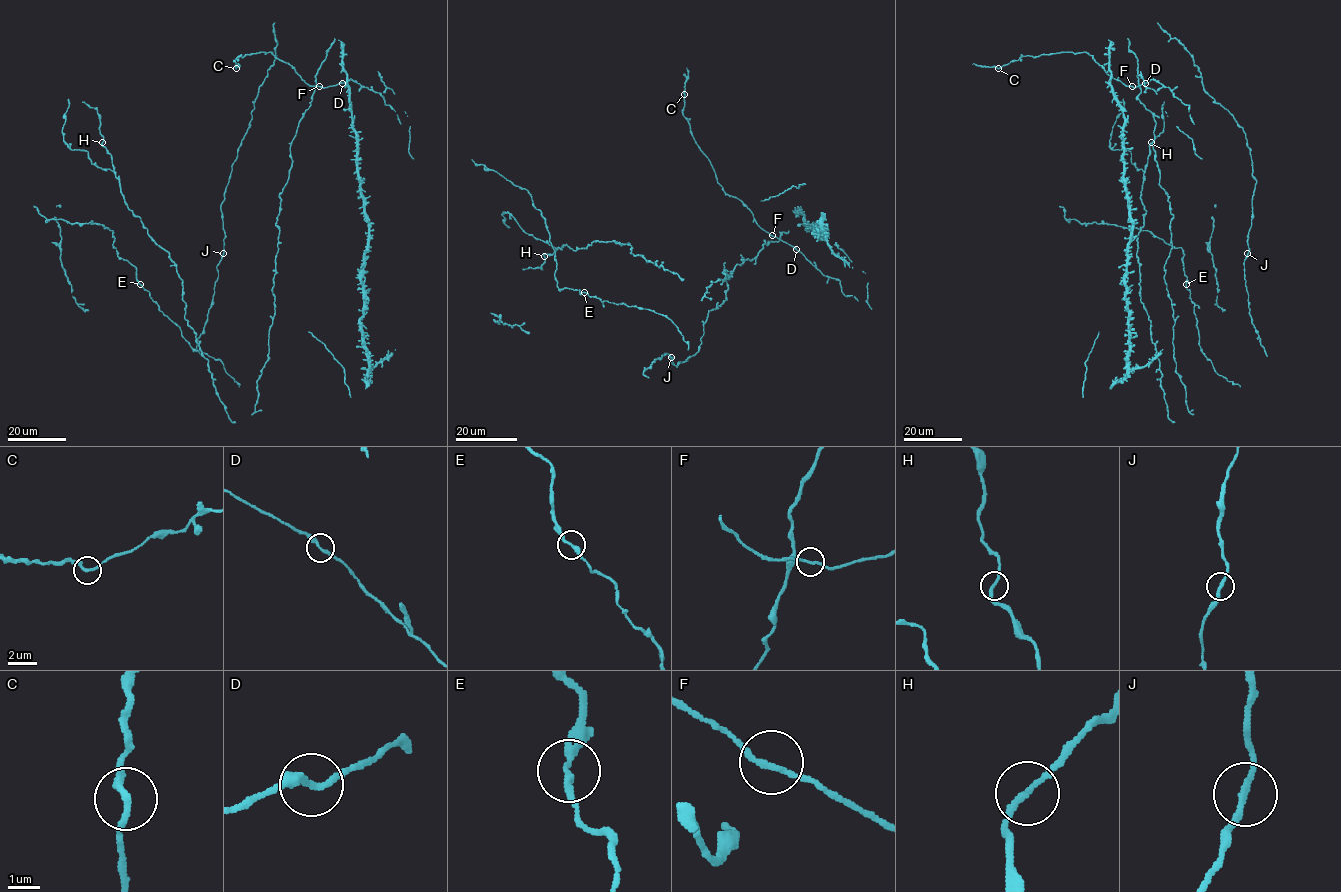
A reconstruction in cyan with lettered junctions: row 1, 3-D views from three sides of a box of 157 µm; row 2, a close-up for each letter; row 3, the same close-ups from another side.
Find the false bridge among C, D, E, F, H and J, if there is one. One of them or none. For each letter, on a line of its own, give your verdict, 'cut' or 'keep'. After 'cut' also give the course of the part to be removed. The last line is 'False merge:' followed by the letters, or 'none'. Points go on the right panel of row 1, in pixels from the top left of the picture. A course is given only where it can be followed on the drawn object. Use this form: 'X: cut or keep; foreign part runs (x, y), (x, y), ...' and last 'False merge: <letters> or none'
C: keep
D: keep
E: keep
F: keep
H: keep
J: keep
False merge: none

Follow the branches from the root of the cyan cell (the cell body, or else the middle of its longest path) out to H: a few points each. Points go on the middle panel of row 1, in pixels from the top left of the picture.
H: (672, 272), (642, 255), (634, 255), (628, 243), (615, 241), (594, 241), (575, 250), (565, 245), (544, 255)

